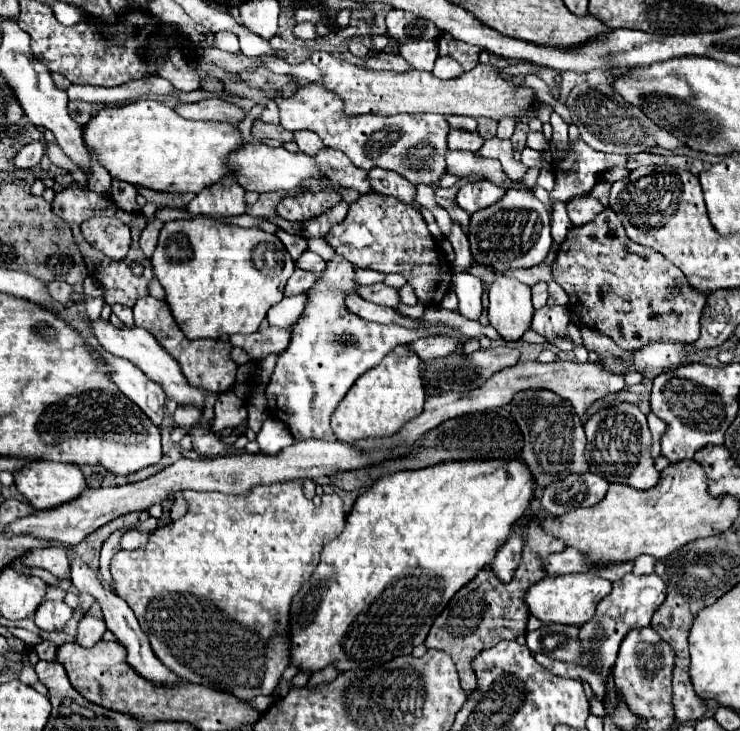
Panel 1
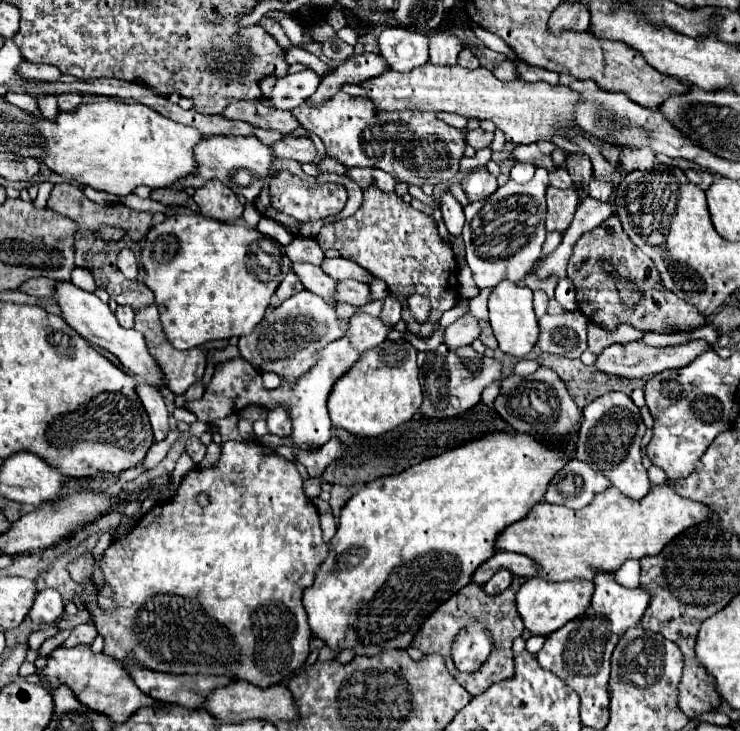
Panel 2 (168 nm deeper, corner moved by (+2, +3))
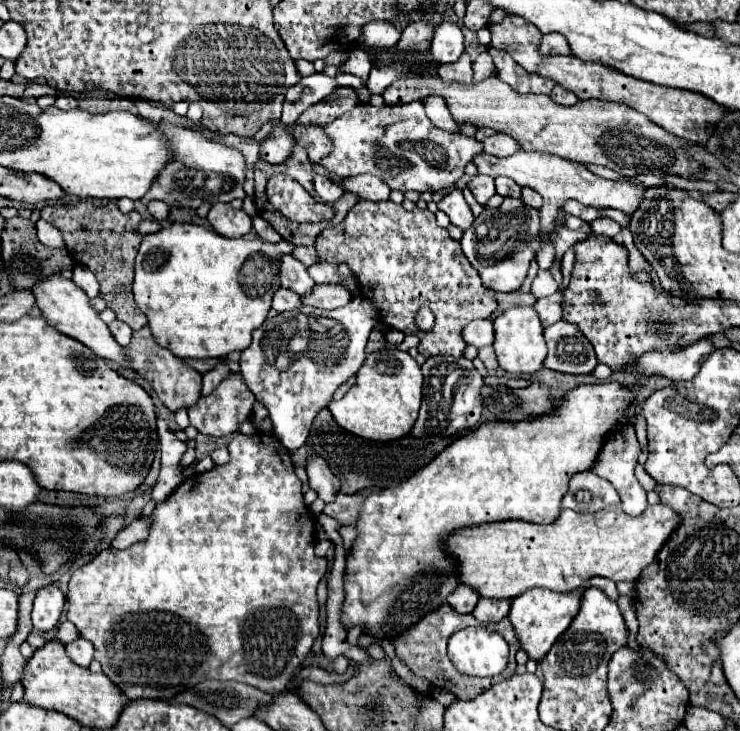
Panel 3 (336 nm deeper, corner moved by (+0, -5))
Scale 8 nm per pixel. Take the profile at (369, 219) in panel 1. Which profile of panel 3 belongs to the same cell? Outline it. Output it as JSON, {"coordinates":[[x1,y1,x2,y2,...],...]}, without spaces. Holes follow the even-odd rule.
{"coordinates":[[358,200,358,204,346,214,346,218,338,226,328,226,318,234,316,250,322,262,330,262,336,266,348,264,350,272,360,284,362,298,378,306,380,322,404,334,416,334,420,338,418,352,426,358,438,354,460,358,466,348,466,342,462,340,464,326,474,318,490,318,490,314,498,306,494,292,482,286,478,272,474,272,474,268,466,260,460,242,452,240,448,230,440,228,436,224,436,216,428,210,414,208,412,212,406,212,400,204,394,204,392,200,382,200,382,202],[422,306,428,306,436,316,436,328,428,332,416,326,416,312]]}

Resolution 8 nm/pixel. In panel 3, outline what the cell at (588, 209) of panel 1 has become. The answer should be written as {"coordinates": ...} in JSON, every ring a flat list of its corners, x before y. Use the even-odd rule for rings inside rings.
{"coordinates":[[598,218,598,220,590,222,590,226,592,226,592,232,604,234,604,236,610,236,610,238,614,238,622,230,622,226,618,222,614,222,612,218]]}

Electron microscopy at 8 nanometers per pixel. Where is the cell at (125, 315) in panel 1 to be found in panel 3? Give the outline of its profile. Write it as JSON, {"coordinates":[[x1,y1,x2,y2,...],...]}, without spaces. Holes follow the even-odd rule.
{"coordinates":[[114,320,108,324,114,340,120,344,120,346,128,346,130,344,130,336,132,336,132,328,120,320]]}

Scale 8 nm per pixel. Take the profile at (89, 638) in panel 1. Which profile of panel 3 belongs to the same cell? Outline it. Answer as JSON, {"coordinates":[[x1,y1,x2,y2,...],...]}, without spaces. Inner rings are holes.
{"coordinates":[[76,638,74,642,70,642,70,644,66,646,66,652,68,652,68,656,70,656,72,662,76,662,78,666,88,668,90,662,92,662,94,646,92,646,88,640,84,640,84,638]]}

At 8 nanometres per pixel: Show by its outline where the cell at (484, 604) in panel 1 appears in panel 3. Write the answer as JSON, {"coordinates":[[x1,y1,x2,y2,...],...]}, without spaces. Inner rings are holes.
{"coordinates":[[442,604,442,608,436,608,434,612,430,612,430,616,422,618,418,624,414,624,414,628,410,628,410,632,404,632,402,636,398,636,398,640,392,640,392,644,394,644,396,656,412,670,414,676,430,680,436,688,448,690,448,692,456,694,460,700,470,700,470,698,482,694,484,690,488,690,490,686,494,686,494,684,498,684,498,682,514,676,514,670,516,670,514,654,520,650,520,642,518,642,514,630,512,630,512,624,510,624,508,618,504,618,498,624,480,623,478,620,474,620,472,614,458,614,458,612,454,612,448,604],[470,626,480,626,489,631,498,632,508,642,508,646,510,646,510,660,508,660,508,666,506,666,506,670,502,674,498,674,494,678,476,678,476,676,460,674,458,670,446,670,446,642,450,640,450,636,454,632]]}

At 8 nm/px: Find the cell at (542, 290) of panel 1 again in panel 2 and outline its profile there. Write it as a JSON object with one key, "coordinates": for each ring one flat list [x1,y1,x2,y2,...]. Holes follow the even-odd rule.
{"coordinates":[[534,290,534,312,536,318,542,318,546,314,546,306,548,306,548,296,544,290]]}

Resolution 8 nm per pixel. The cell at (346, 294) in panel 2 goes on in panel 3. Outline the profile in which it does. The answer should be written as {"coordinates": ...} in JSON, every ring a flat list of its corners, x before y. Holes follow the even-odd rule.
{"coordinates":[[316,284,308,294,302,296,302,304,314,306,320,310,334,310,346,306,352,300,350,292,344,286,320,286]]}

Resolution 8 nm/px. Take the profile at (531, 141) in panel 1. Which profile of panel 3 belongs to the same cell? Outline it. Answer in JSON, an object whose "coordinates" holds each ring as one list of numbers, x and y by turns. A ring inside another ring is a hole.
{"coordinates":[[520,150,508,158,498,158,498,156,490,156,490,154,482,152,482,154,474,156,472,162,476,164,478,174,486,174,492,178,508,176,518,186,528,186,528,188,536,190,544,198,544,206,540,210,542,232,546,232,546,228,550,228,550,224,554,224,554,216,558,214,558,208,562,208,566,200,580,200,584,206,616,208,626,214,632,214,638,208,638,204,642,202,642,194,646,190,644,184,634,184,630,178,604,180,604,178,592,174,584,164,562,160,558,156,548,156,548,154,540,154,540,152]]}

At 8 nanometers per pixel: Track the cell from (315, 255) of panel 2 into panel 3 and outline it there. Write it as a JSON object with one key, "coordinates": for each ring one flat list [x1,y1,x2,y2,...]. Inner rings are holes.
{"coordinates":[[296,246,294,252,292,252,292,256,296,260,300,260,304,266,312,266,312,264,318,262,318,256,316,256,314,246]]}

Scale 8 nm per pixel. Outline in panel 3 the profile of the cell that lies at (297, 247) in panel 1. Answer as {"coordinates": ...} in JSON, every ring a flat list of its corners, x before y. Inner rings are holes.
{"coordinates":[[260,216,254,218,254,230,256,230,256,234,258,234,262,240,266,240,266,242,280,242,280,240,282,240,282,236,280,236,264,218,260,218]]}

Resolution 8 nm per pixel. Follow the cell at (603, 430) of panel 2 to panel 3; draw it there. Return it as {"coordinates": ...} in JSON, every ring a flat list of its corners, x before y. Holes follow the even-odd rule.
{"coordinates":[[626,424,620,430,616,430,614,434,608,436,608,440,604,442,604,446,598,454,598,460,592,468,594,474,602,476,604,480,608,480,616,488,616,492,620,494,620,500,622,500,622,510,630,516,638,516,648,506,646,504,646,492,634,476,634,466,636,466,638,456,640,456,640,446,638,446,638,440,636,440,636,434,634,434,634,426]]}

